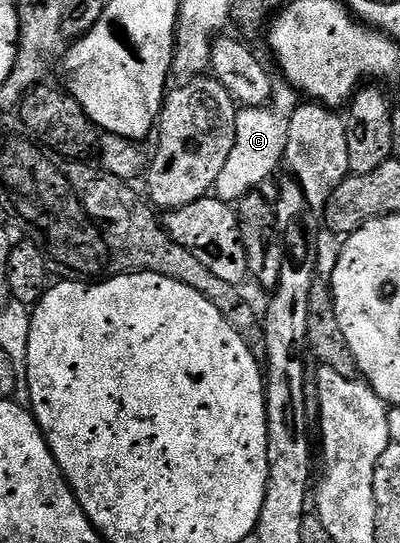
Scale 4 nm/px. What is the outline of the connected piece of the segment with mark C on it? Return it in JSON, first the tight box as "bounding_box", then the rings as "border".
{"bounding_box":[213,88,300,203],"border":[[[285,88],[271,90],[272,103],[269,109],[264,108],[264,105],[246,105],[246,108],[239,108],[235,112],[234,131],[231,134],[232,150],[229,151],[228,159],[213,187],[214,195],[219,201],[236,203],[243,194],[262,186],[260,184],[275,173],[278,165],[283,164],[291,117],[300,104],[297,90]]]}

